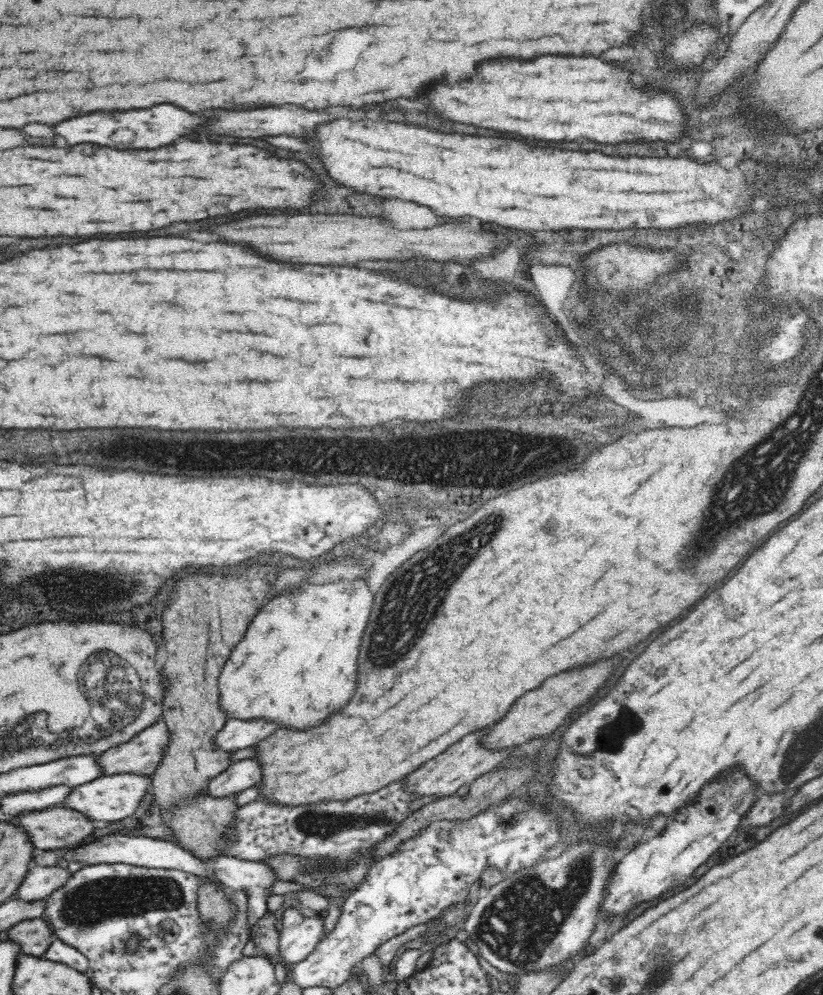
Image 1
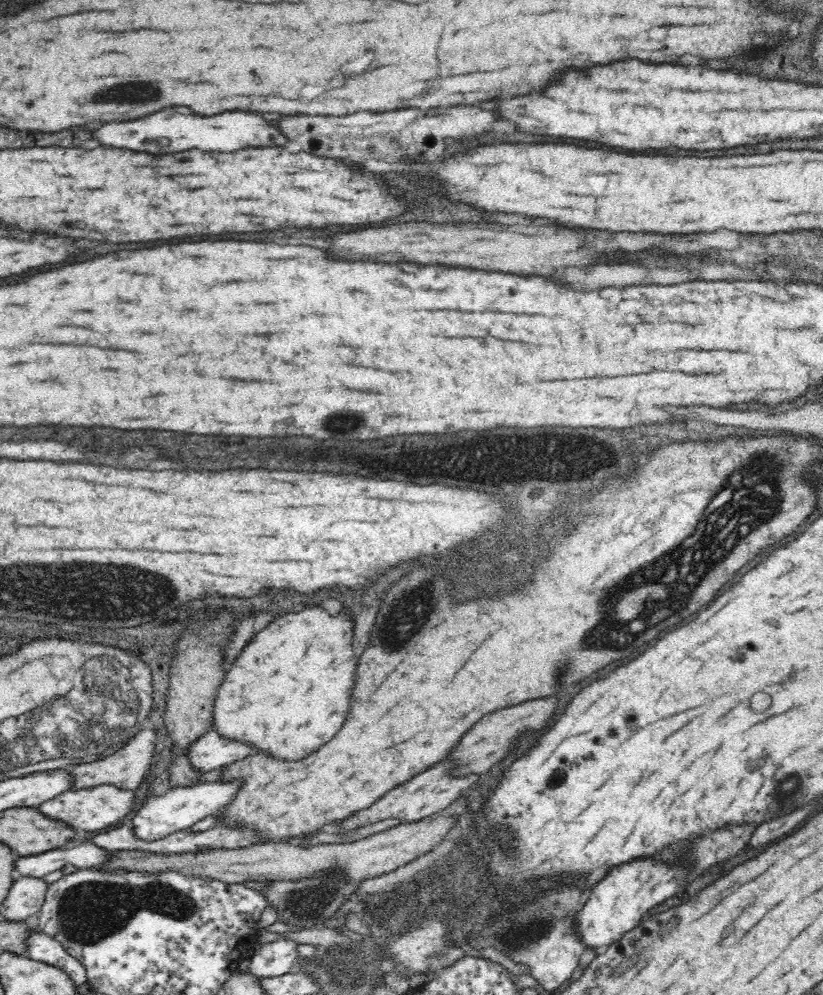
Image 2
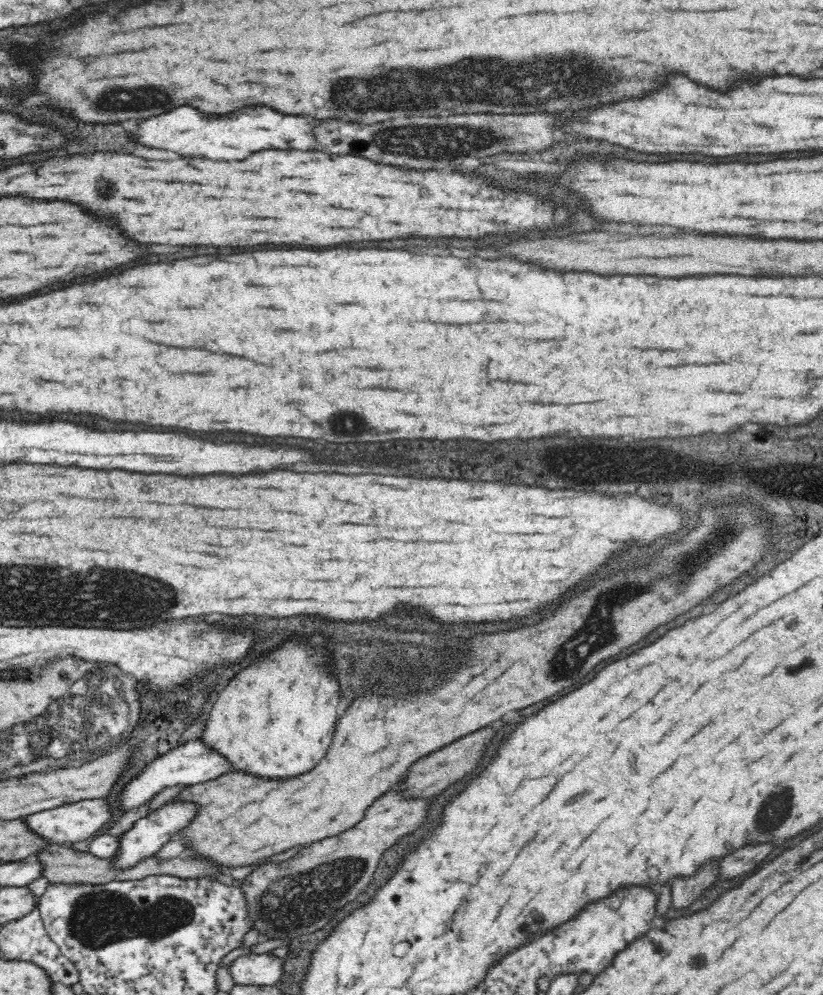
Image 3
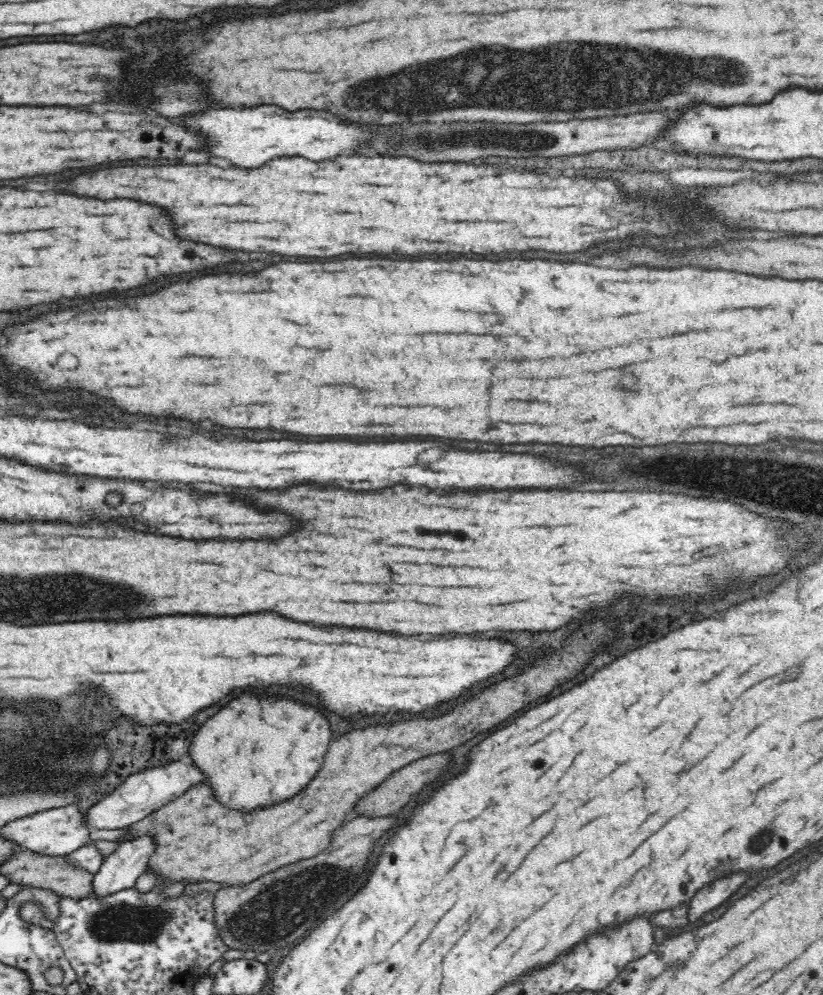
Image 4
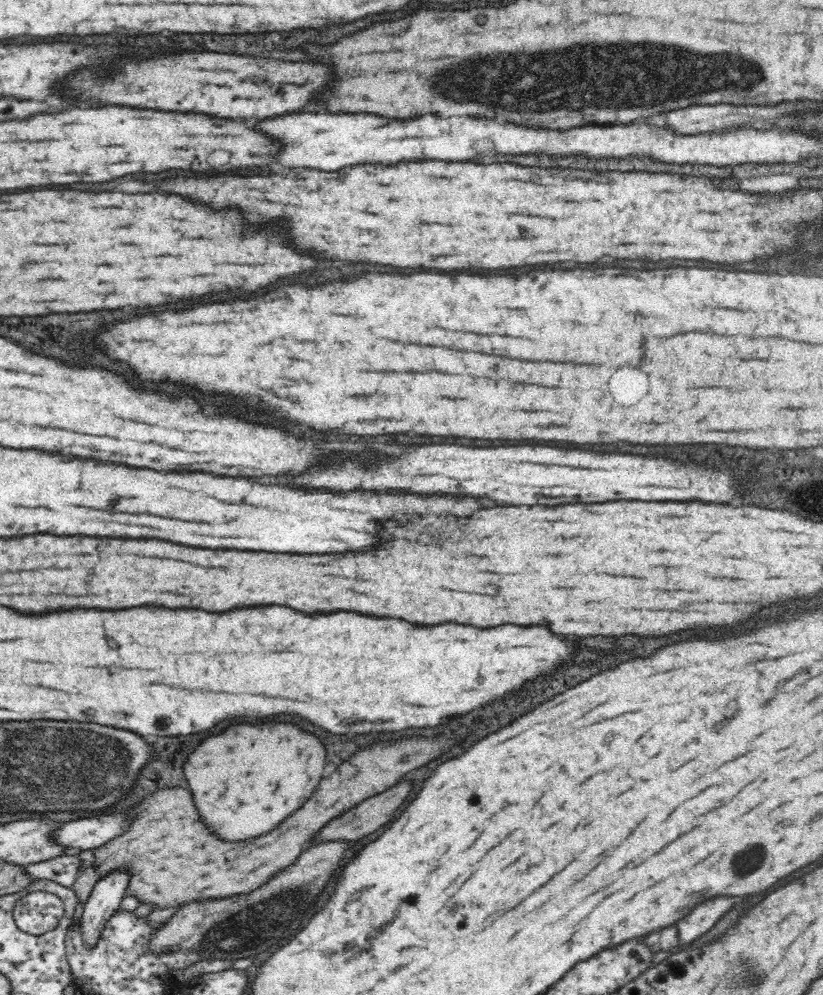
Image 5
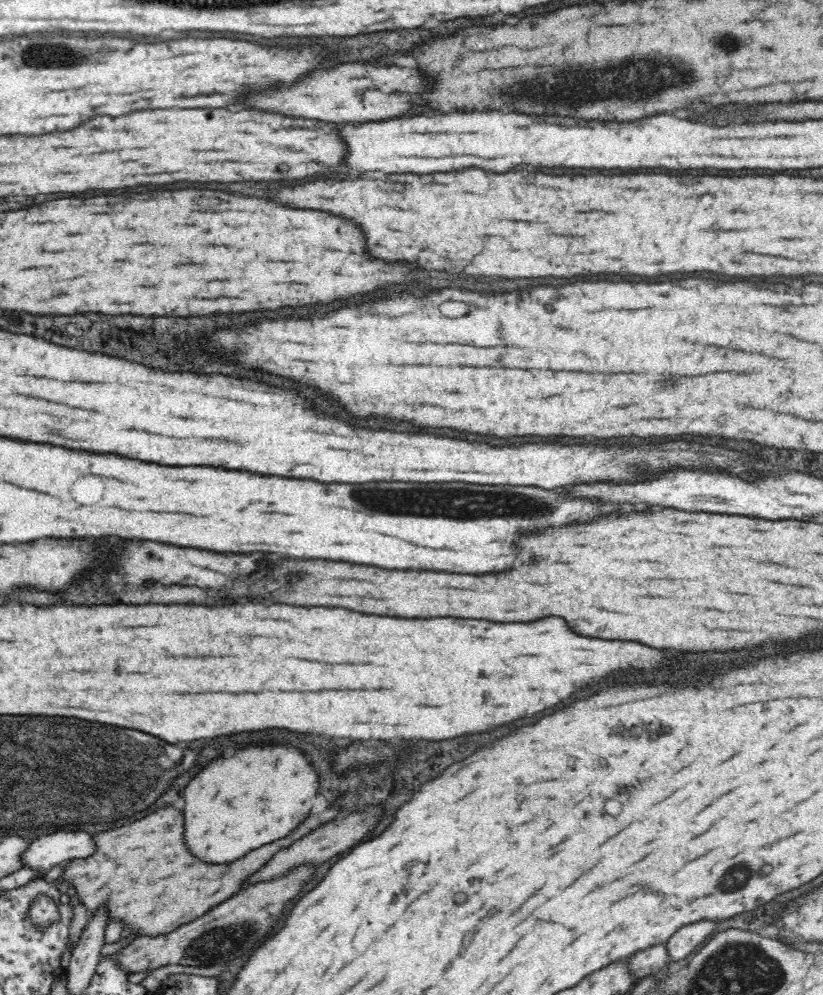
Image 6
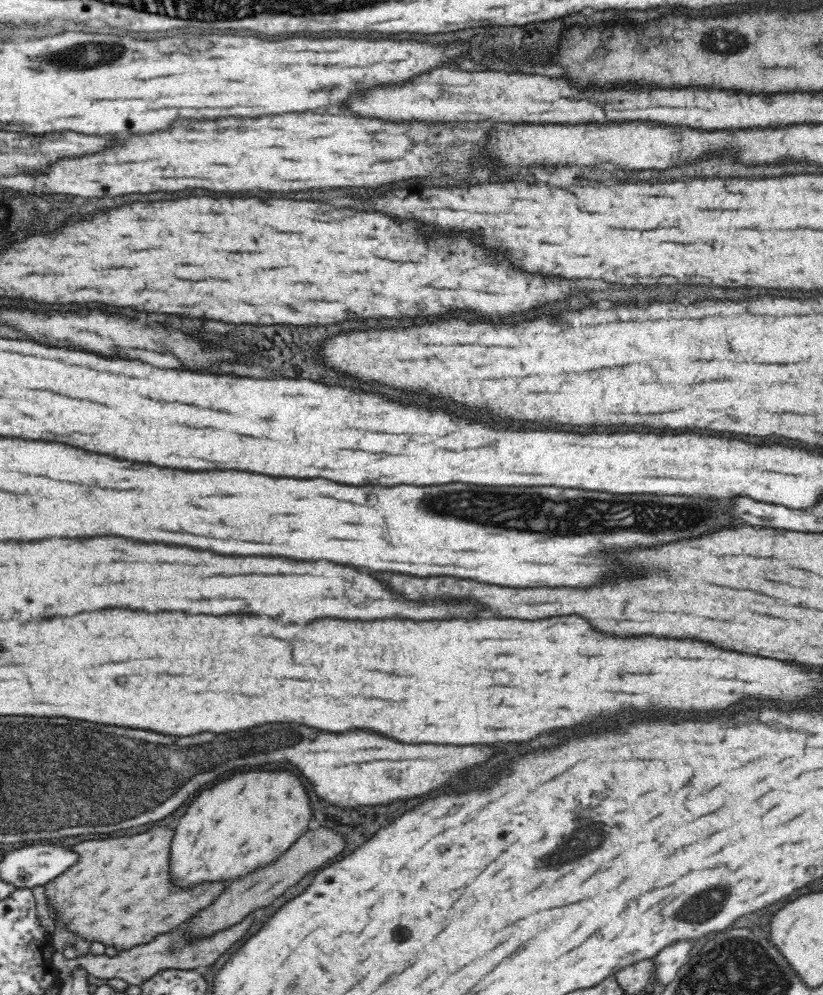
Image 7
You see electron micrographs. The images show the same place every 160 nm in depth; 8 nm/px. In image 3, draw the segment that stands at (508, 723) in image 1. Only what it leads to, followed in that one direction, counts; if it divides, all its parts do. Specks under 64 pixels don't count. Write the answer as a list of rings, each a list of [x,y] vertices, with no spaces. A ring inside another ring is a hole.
[[[494,728],[478,730],[476,734],[468,734],[460,740],[444,746],[442,750],[438,750],[434,754],[428,754],[426,758],[420,758],[420,762],[412,764],[406,778],[402,782],[398,782],[391,790],[398,795],[402,795],[404,799],[428,799],[431,795],[438,795],[446,790],[450,784],[454,784],[456,779],[466,776],[468,772],[472,772],[478,766],[478,762],[484,758],[486,746],[494,738],[494,732],[496,732]]]

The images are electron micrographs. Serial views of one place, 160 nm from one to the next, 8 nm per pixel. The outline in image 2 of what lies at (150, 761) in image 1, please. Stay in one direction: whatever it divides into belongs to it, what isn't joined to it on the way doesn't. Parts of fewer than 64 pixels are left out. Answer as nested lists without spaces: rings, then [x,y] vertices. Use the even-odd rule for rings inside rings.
[[[145,726],[114,754],[94,762],[80,763],[72,767],[72,770],[68,770],[70,777],[72,777],[70,790],[91,789],[100,785],[114,785],[120,789],[134,791],[142,782],[142,778],[149,773],[150,760],[154,758],[154,754],[158,751],[158,746],[158,737],[154,730],[150,730],[150,727]]]

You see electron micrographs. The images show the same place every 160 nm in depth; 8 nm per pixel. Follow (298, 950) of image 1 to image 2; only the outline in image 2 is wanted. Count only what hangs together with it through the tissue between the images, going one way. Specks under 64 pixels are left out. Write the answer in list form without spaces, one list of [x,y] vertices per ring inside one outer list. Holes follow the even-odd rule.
[[[285,939],[257,944],[254,955],[249,958],[248,973],[259,979],[288,974],[294,966],[298,966],[296,946],[296,942]]]

